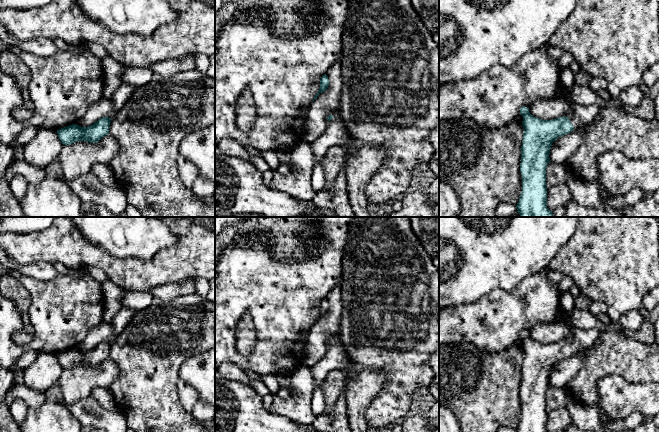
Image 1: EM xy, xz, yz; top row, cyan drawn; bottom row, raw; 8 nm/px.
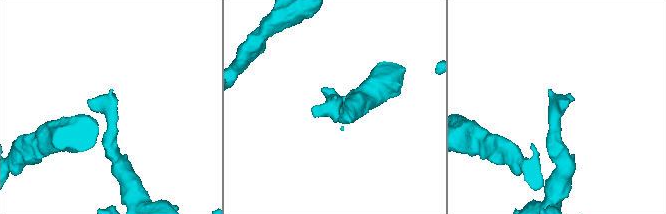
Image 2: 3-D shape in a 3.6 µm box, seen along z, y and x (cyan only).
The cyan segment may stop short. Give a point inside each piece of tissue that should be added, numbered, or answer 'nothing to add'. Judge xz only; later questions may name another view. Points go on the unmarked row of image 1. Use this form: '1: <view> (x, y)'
1: xz (335, 358)

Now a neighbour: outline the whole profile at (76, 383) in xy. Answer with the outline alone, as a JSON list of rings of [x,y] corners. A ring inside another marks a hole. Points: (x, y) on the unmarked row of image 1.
[[[111,358],[104,360],[97,367],[77,365],[63,369],[58,380],[63,402],[71,405],[85,399],[95,387],[110,388],[118,376],[118,365]]]

